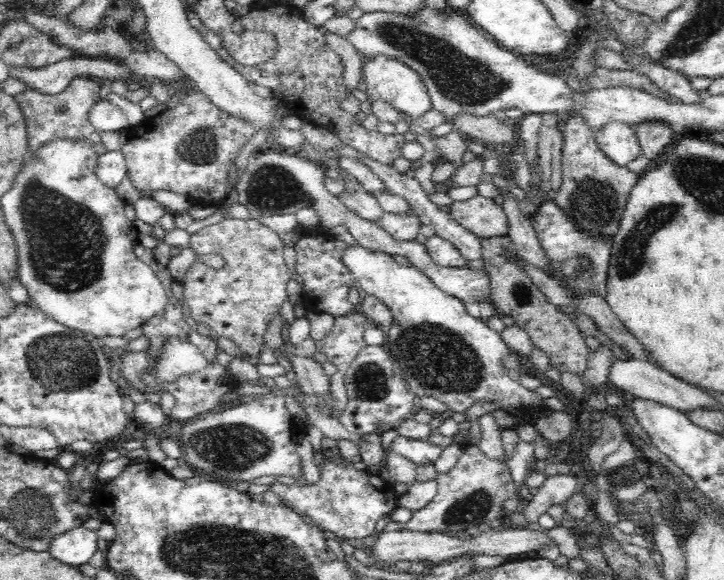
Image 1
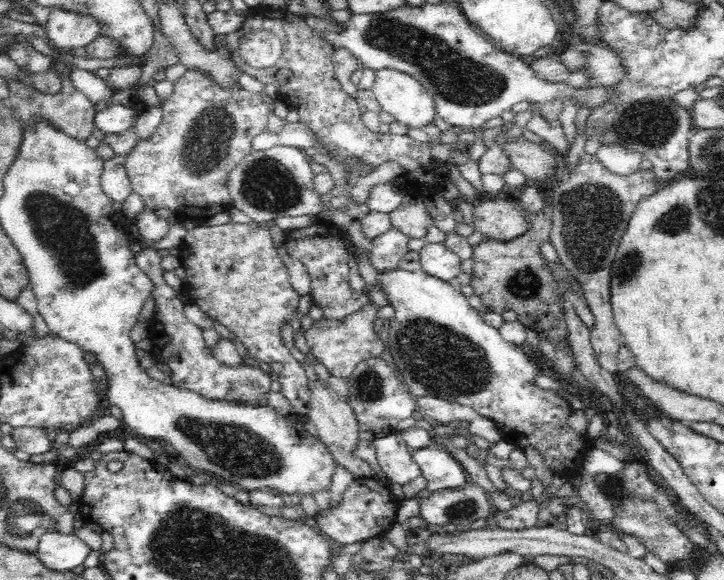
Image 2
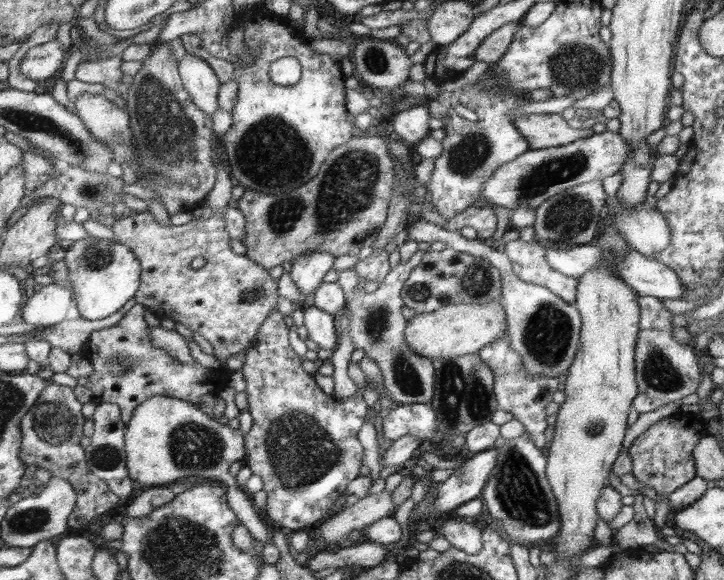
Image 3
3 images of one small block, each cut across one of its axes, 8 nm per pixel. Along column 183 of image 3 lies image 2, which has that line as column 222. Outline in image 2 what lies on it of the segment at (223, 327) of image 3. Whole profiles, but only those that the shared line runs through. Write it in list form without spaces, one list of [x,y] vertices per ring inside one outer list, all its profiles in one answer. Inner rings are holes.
[[[229,222],[222,225],[206,226],[195,223],[194,228],[187,231],[179,246],[179,262],[184,267],[186,277],[183,278],[183,292],[190,302],[197,304],[213,321],[234,333],[248,353],[262,362],[284,362],[284,371],[279,374],[282,394],[292,406],[293,414],[307,416],[311,410],[311,389],[301,363],[292,357],[289,349],[282,344],[280,330],[286,322],[294,318],[298,310],[300,295],[294,291],[289,281],[289,272],[283,258],[276,251],[279,238],[268,228],[264,229],[255,222]]]

